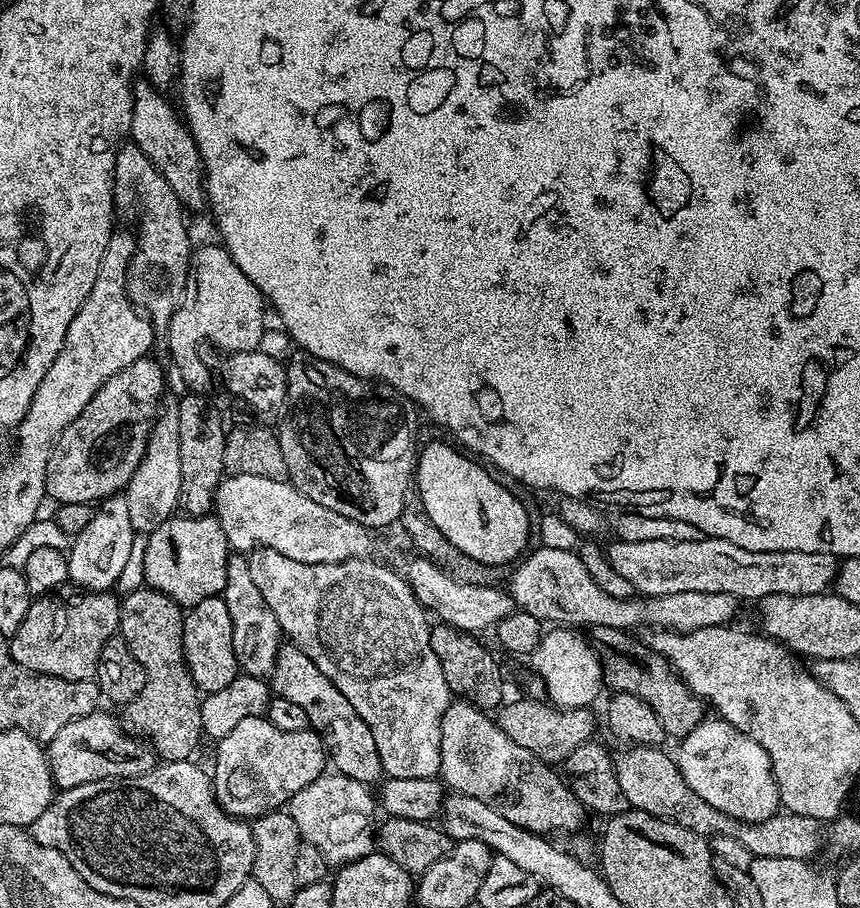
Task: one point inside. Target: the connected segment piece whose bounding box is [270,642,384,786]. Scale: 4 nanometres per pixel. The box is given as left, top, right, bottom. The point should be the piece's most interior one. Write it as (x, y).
(347, 740)

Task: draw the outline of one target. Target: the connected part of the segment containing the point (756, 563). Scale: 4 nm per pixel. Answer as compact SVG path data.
M713 536L701 538L694 542L678 542L677 540L655 540L654 542L626 542L625 540L613 539L612 545L607 545L606 555L610 566L614 566L614 570L618 570L618 574L622 574L622 578L626 578L626 582L630 582L630 586L641 597L654 597L668 594L679 594L687 591L698 591L705 594L730 594L736 596L740 602L752 600L759 602L764 596L768 595L814 595L819 592L827 593L830 585L836 579L836 570L838 567L837 557L830 554L822 554L821 552L799 552L798 550L782 550L781 552L755 552L754 550L742 550L742 546L734 546L734 542L726 542L719 540Z

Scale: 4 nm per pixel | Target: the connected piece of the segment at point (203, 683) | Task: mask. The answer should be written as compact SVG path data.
M223 595L202 598L202 602L187 609L184 618L184 661L190 670L190 678L194 678L201 693L222 690L222 686L230 686L230 682L234 682L234 678L238 675L238 665L234 658L234 634L230 622L230 610L226 610Z

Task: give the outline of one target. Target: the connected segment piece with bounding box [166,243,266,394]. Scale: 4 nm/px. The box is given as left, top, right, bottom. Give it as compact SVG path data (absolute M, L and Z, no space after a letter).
M219 243L204 244L195 249L188 260L184 297L170 318L166 335L172 360L184 379L185 389L196 394L212 384L212 372L204 365L199 348L204 343L221 348L225 354L254 352L264 340L264 295L238 270L234 258Z

